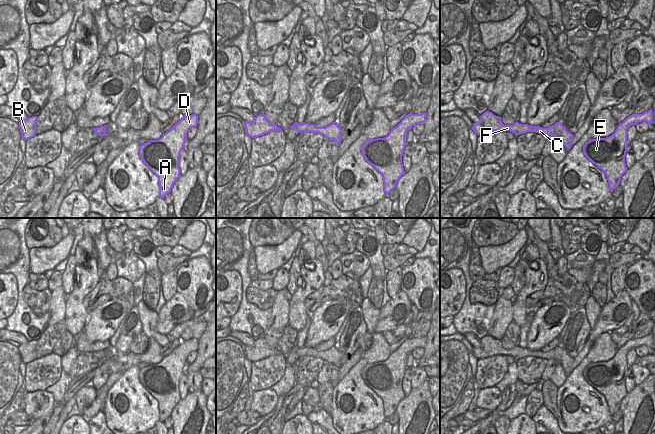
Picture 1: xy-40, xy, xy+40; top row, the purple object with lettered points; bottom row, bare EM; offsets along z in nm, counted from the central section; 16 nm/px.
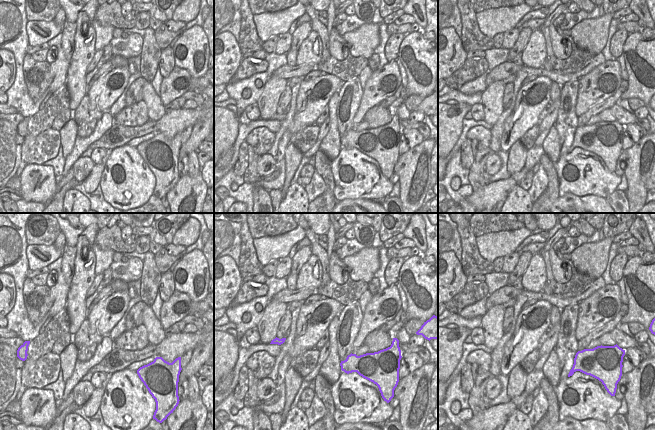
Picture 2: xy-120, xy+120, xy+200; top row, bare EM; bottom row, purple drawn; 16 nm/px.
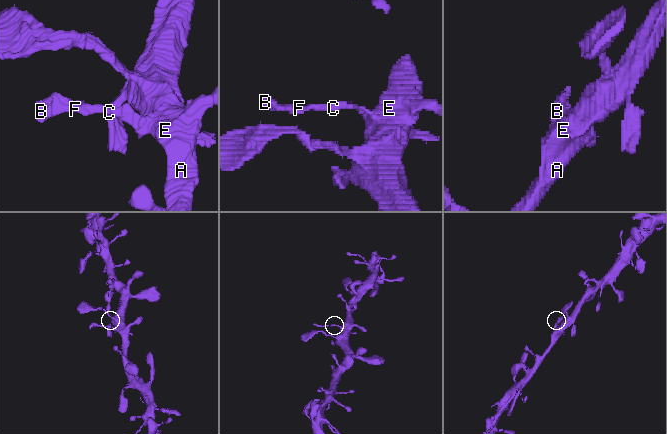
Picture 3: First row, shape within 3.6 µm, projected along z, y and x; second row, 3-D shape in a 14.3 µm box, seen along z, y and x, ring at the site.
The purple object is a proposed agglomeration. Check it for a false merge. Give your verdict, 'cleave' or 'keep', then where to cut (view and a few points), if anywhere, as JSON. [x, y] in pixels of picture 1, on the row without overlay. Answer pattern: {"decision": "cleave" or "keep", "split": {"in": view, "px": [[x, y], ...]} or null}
{"decision": "keep", "split": null}

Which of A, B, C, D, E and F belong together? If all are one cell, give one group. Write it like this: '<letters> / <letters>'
A B C D E F

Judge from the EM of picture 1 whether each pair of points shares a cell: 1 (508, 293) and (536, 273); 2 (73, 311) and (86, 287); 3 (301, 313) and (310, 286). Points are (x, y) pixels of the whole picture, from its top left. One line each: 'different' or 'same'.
1: different
2: same
3: same

